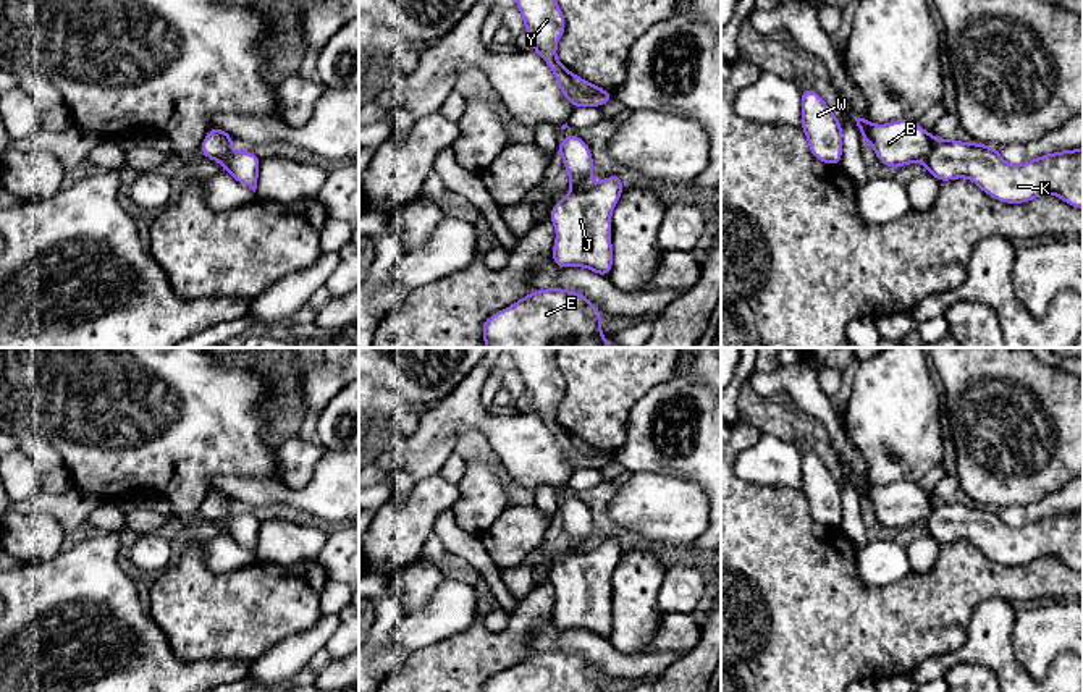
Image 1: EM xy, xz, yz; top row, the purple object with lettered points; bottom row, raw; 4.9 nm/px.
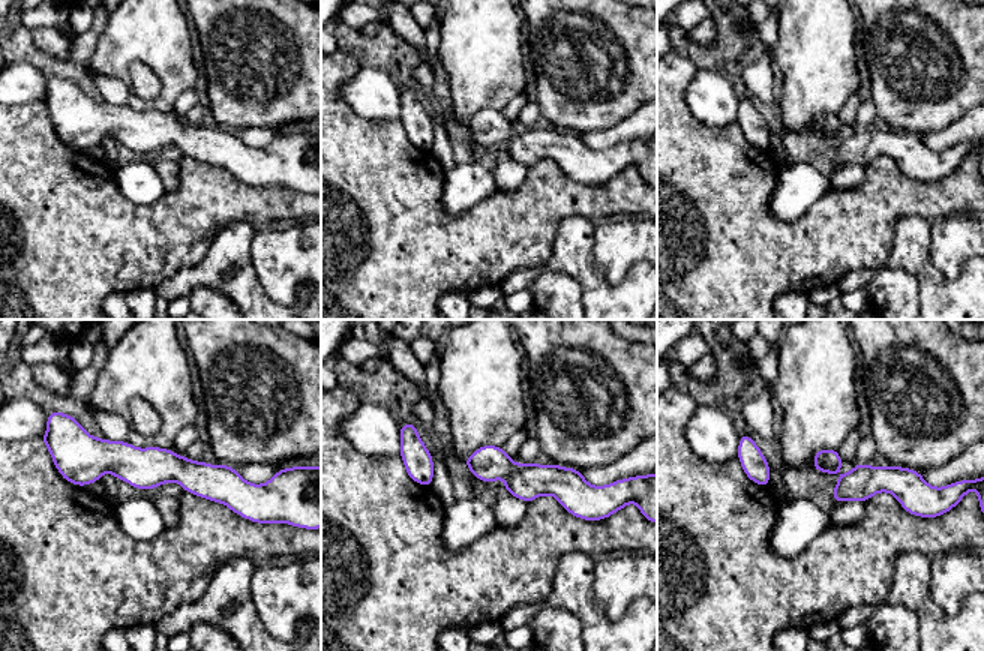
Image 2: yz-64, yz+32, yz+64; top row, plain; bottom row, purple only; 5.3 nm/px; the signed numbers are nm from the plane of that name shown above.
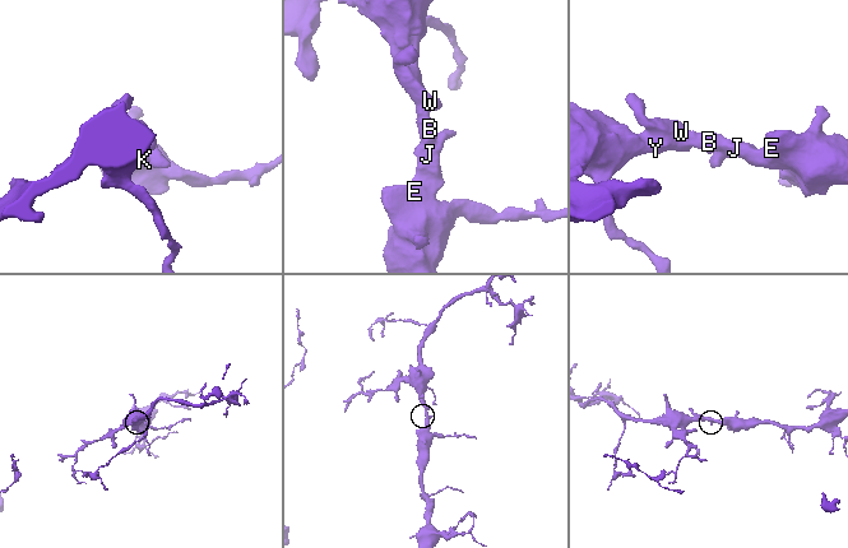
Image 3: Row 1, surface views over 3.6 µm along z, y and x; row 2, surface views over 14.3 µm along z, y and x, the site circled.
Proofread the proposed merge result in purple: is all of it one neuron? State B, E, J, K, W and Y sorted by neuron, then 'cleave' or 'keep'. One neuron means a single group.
B E J K W Y; keep

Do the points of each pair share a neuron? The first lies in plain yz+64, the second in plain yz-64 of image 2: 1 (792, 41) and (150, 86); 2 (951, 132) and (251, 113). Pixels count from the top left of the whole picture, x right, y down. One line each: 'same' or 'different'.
1: different
2: different

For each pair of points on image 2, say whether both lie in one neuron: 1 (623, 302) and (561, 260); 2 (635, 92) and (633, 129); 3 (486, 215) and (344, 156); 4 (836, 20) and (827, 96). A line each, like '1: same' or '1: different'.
1: same
2: different
3: same
4: same

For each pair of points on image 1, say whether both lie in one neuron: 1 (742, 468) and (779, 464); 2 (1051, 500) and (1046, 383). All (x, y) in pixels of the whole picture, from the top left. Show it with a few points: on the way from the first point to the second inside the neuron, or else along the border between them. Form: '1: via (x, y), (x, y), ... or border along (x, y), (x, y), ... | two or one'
1: via (752, 464), (770, 464) | one
2: border along (1066, 484), (1033, 502), (1014, 503) | two

